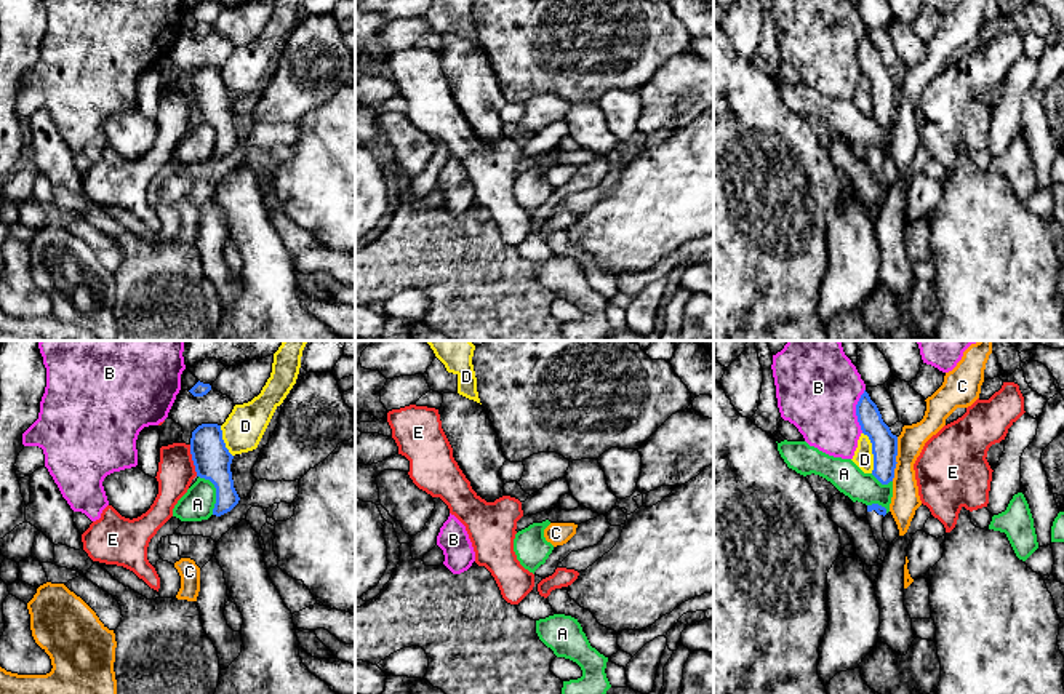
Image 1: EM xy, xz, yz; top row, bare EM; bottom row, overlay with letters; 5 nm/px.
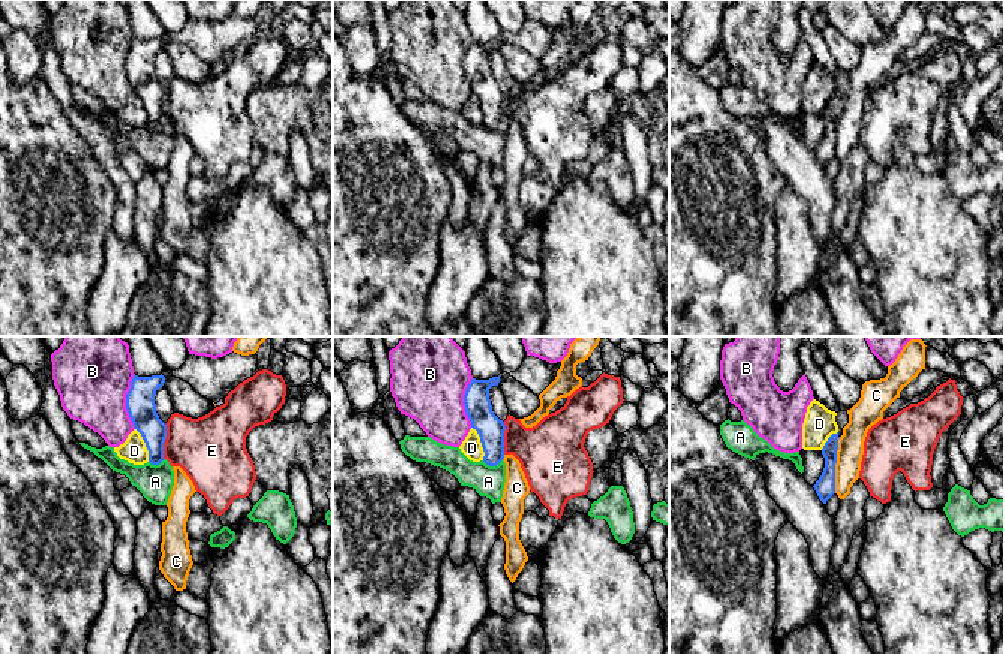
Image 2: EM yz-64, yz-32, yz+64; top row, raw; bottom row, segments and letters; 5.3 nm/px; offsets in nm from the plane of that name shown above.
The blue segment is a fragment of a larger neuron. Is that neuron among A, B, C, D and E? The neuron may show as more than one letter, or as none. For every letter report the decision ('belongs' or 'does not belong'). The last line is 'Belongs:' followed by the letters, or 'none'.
A: does not belong
B: does not belong
C: does not belong
D: does not belong
E: does not belong
Belongs: none

